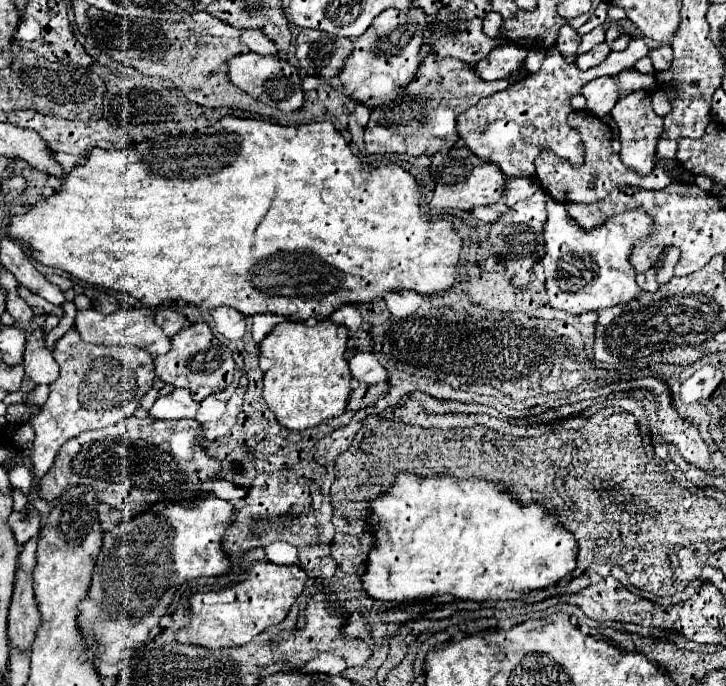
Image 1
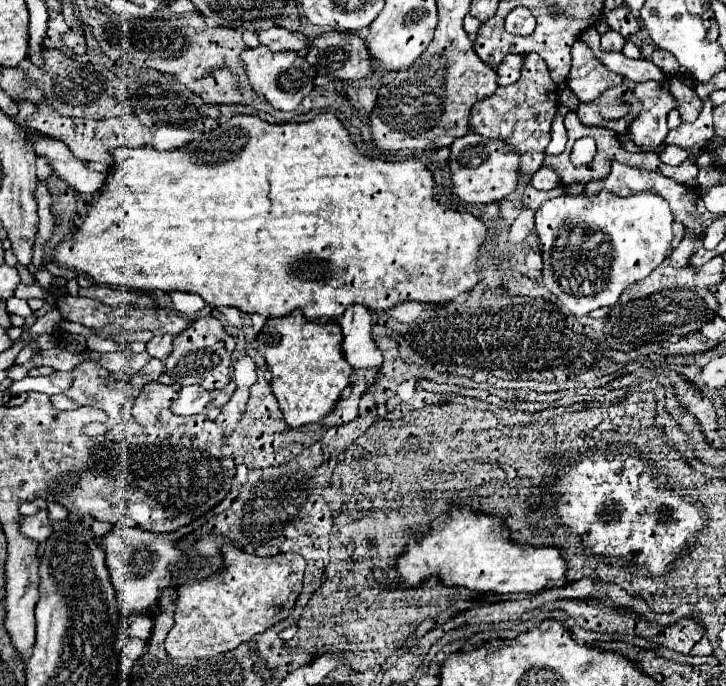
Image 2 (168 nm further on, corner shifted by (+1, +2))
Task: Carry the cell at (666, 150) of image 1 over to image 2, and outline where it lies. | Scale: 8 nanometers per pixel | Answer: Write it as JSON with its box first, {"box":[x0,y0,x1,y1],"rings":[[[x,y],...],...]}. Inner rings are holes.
{"box":[660,145,688,165],"rings":[[[668,145],[662,153],[660,153],[660,159],[668,165],[682,165],[686,159],[688,159],[688,151],[686,149],[680,149],[680,147],[672,147]]]}

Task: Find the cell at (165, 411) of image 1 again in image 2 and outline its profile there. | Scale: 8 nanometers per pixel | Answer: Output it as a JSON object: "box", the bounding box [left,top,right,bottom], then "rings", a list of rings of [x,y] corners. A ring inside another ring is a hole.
{"box":[172,385,210,415],"rings":[[[190,385],[180,389],[180,399],[172,405],[172,411],[176,415],[196,415],[206,409],[210,401],[210,393],[206,389],[200,389],[200,385]]]}

